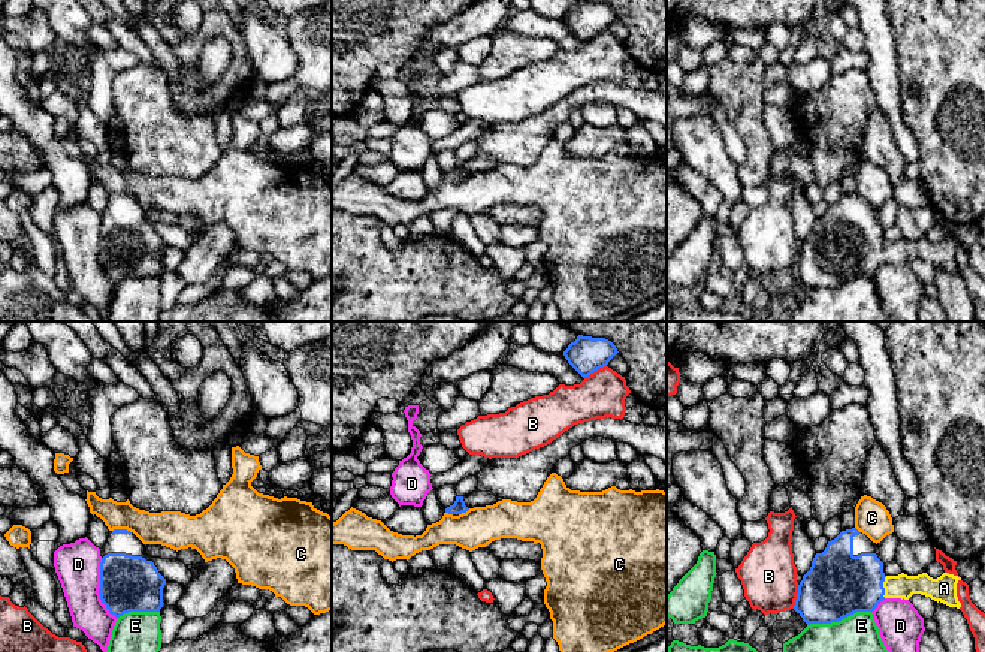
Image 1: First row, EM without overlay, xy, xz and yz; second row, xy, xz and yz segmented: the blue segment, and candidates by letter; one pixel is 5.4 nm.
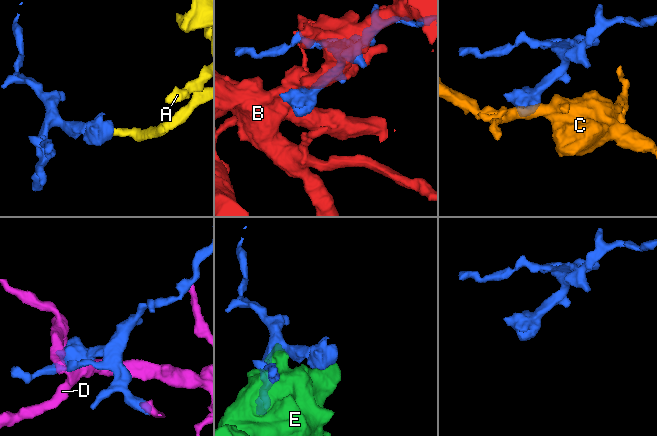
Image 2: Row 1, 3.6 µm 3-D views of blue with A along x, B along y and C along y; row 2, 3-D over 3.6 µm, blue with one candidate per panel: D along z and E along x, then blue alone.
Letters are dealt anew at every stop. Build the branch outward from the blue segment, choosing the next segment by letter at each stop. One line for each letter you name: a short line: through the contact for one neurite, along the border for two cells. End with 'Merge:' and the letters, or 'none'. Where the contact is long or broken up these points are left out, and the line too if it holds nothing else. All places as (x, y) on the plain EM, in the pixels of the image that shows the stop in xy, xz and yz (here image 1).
A: line yz (837, 250), (882, 251), (902, 251)
Merge: A

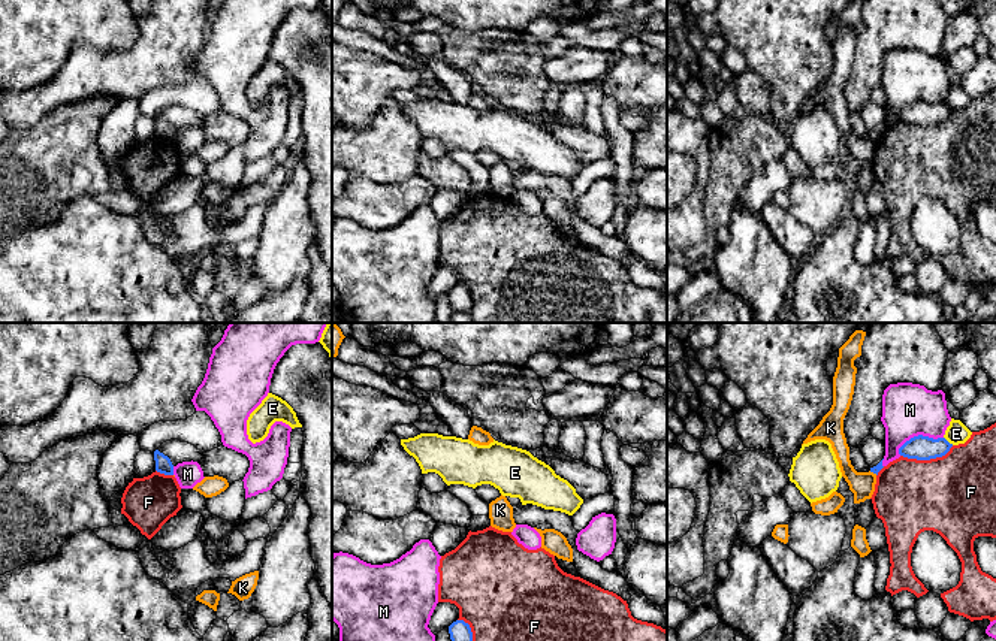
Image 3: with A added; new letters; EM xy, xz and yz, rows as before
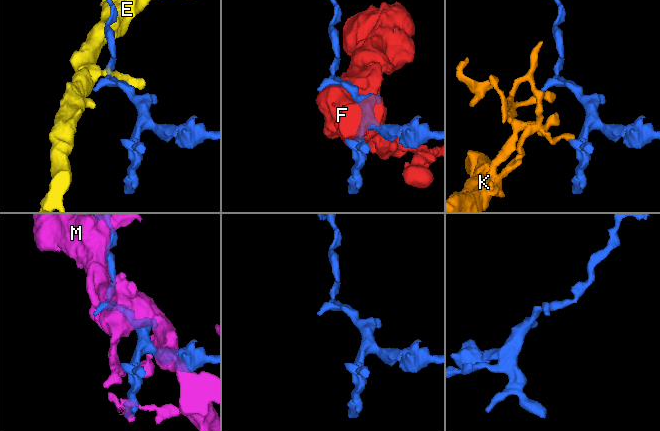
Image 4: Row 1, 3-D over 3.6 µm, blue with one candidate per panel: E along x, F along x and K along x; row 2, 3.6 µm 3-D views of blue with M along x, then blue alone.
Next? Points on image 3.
Merge: none

